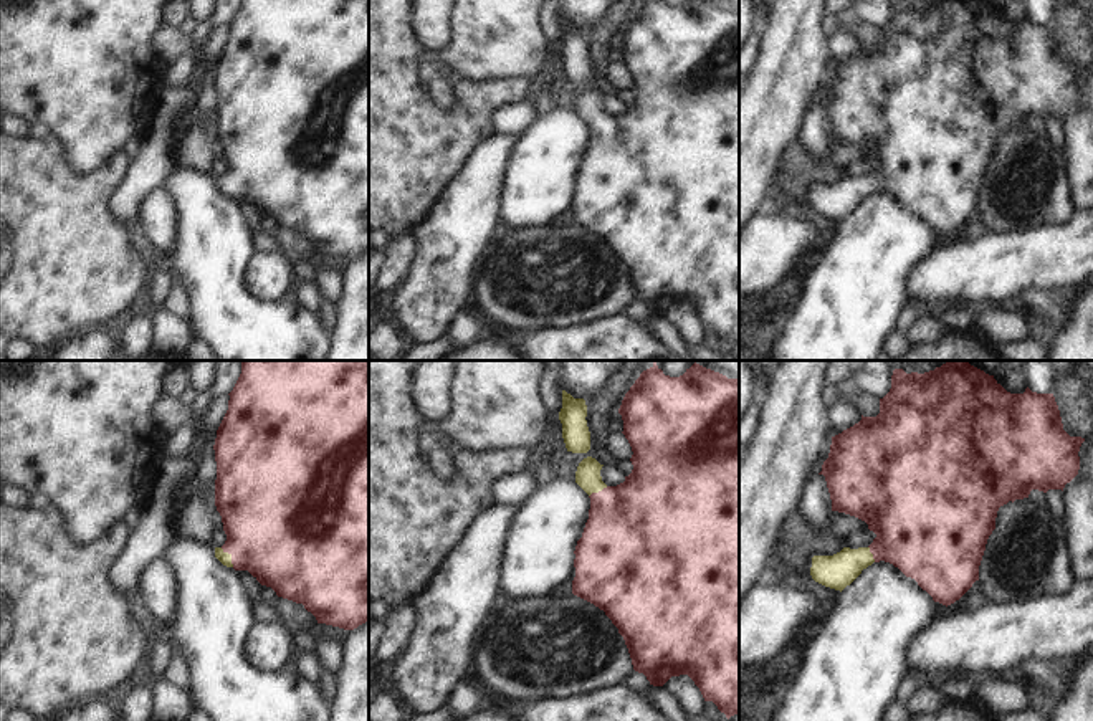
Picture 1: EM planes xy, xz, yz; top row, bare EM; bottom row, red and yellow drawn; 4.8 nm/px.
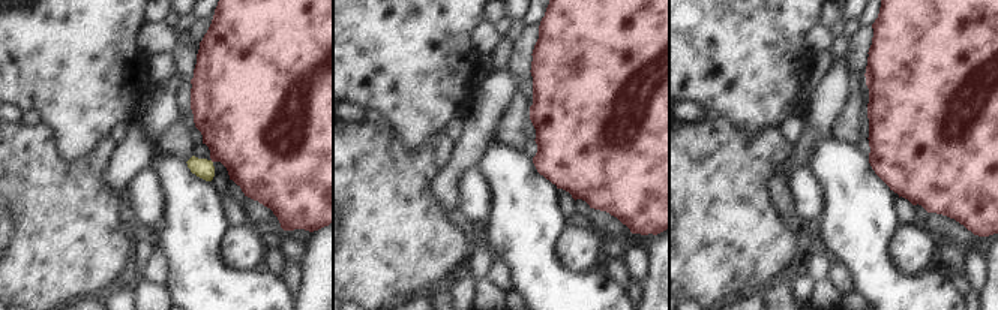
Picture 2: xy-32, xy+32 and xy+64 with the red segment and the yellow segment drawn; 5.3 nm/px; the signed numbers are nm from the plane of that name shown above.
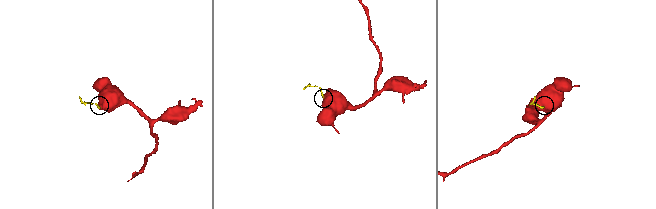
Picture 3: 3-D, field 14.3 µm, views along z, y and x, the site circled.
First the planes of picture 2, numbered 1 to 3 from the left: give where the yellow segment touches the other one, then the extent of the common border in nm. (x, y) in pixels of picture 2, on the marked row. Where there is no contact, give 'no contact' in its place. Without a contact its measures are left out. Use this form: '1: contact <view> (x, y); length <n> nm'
1: no contact
2: no contact
3: no contact

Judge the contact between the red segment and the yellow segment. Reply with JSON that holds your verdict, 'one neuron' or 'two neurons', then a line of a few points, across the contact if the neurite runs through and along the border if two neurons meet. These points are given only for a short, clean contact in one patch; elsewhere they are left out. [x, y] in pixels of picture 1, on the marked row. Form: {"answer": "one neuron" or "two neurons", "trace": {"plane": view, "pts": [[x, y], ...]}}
{"answer": "one neuron", "trace": {"plane": "xy", "pts": [[275, 528], [263, 539], [232, 556], [224, 558]]}}

